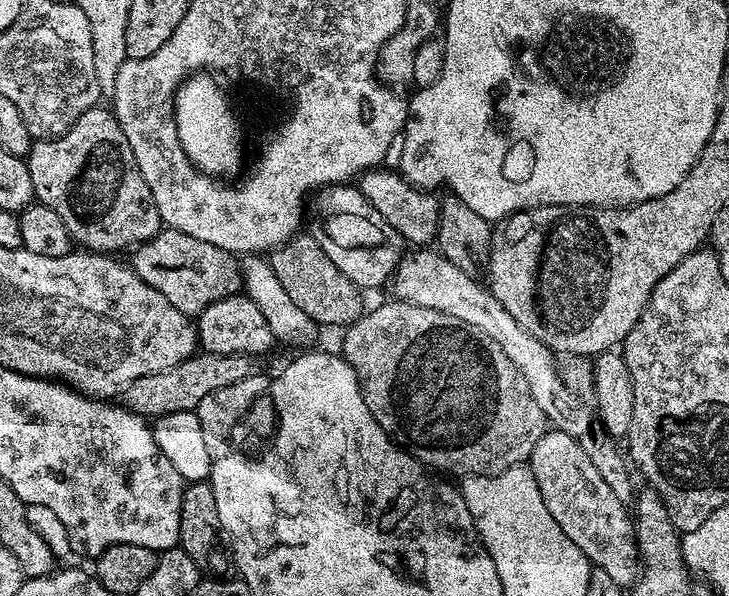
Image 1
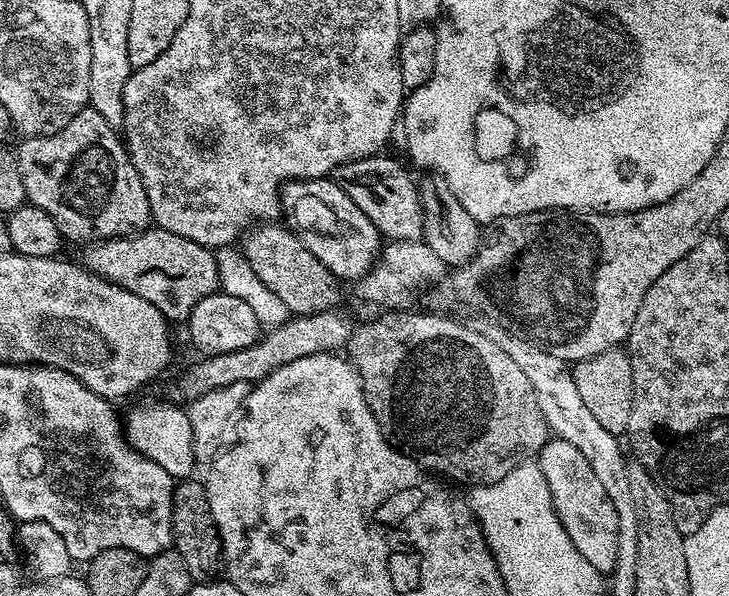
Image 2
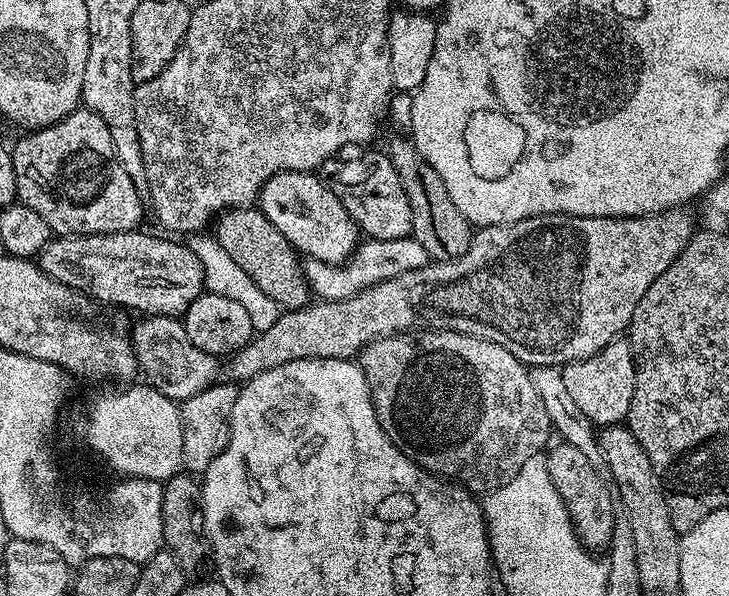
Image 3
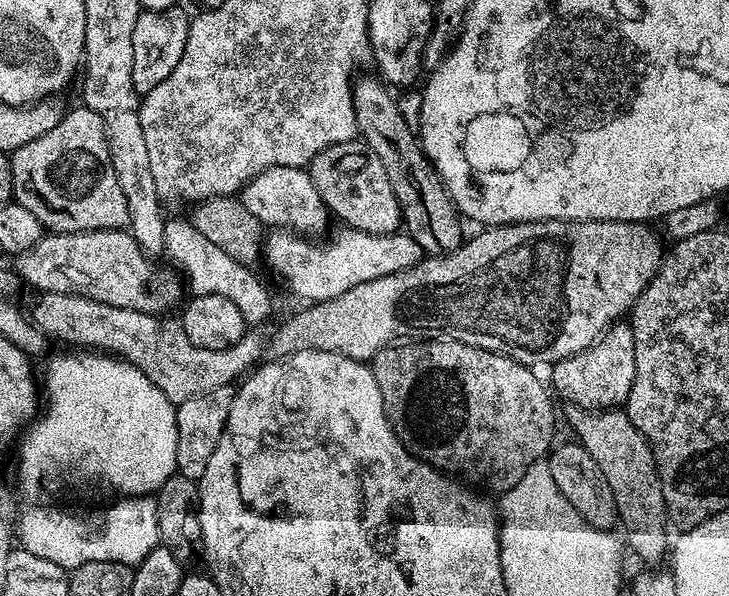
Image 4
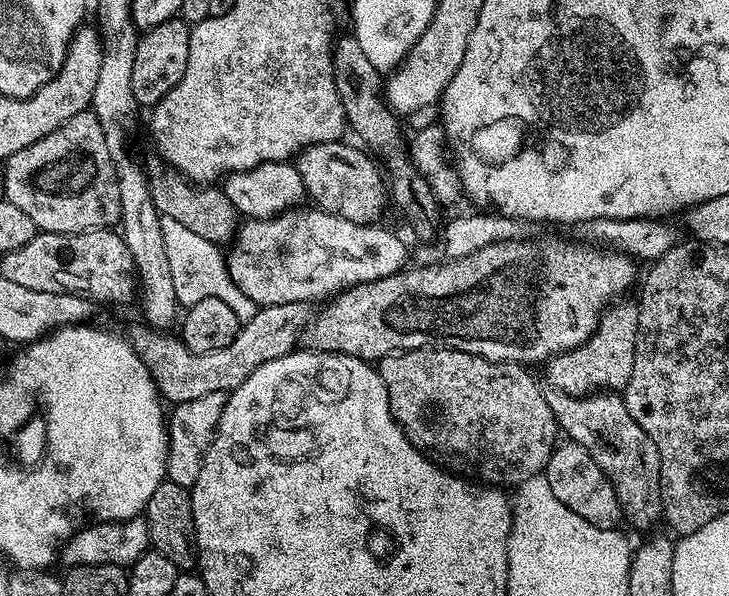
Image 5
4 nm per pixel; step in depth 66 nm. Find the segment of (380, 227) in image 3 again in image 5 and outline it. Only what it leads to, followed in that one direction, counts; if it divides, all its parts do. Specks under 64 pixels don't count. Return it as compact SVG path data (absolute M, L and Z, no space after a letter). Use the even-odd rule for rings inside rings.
M331 140L311 144L295 157L296 170L302 178L307 199L319 211L346 218L346 222L376 224L384 212L384 200L386 204L385 177L384 180L380 177L380 172L376 169L377 161L363 147L355 143L344 143Z

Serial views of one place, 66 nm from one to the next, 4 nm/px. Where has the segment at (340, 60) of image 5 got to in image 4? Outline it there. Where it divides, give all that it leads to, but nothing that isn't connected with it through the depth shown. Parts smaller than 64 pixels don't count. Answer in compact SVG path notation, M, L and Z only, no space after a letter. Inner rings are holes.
M357 75L352 86L352 105L359 139L367 144L371 152L378 154L378 158L382 161L382 167L386 169L386 175L390 178L390 186L394 186L394 198L398 198L403 227L408 235L414 238L414 242L418 242L421 253L442 256L453 252L455 248L460 247L466 236L466 233L460 229L462 217L457 212L456 205L448 197L448 191L444 189L444 183L436 173L435 166L429 162L428 156L420 147L420 141L413 125L412 128L408 125L403 110L396 105L395 98L388 93L391 91L386 87L384 81L375 75L372 76Z

